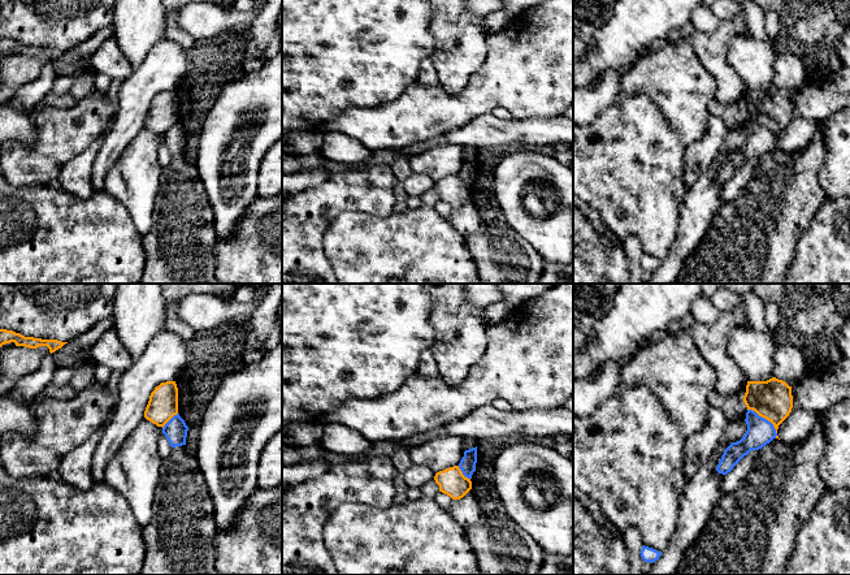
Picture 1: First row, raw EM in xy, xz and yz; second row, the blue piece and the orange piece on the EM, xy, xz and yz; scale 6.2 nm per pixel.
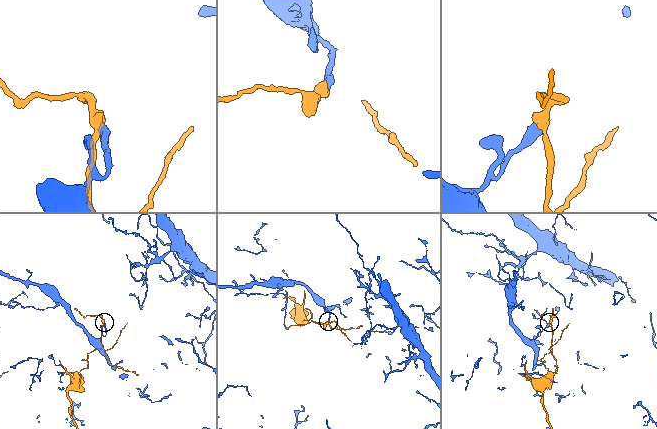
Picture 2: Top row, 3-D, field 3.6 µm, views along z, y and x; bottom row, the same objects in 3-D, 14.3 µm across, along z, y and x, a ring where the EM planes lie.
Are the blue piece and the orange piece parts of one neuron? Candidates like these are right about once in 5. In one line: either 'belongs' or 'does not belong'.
does not belong

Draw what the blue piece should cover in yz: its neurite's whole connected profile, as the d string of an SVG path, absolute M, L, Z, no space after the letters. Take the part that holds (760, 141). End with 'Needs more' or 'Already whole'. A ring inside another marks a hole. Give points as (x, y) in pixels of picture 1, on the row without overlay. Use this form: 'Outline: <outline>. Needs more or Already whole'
Outline: M747 118L745 130L747 139L740 150L732 151L724 159L716 176L719 182L727 183L751 159L762 157L777 144L773 133L753 118Z. Already whole

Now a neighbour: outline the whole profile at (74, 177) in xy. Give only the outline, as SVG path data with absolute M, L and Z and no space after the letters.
M101 133L86 151L62 167L57 178L64 191L79 199L87 199L94 194L91 180L92 165L107 134Z

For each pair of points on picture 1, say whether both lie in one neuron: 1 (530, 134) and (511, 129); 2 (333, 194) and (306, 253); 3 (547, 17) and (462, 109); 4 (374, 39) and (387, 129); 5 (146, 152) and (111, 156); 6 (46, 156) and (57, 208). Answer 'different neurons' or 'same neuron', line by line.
1: same neuron
2: same neuron
3: same neuron
4: different neurons
5: different neurons
6: different neurons

